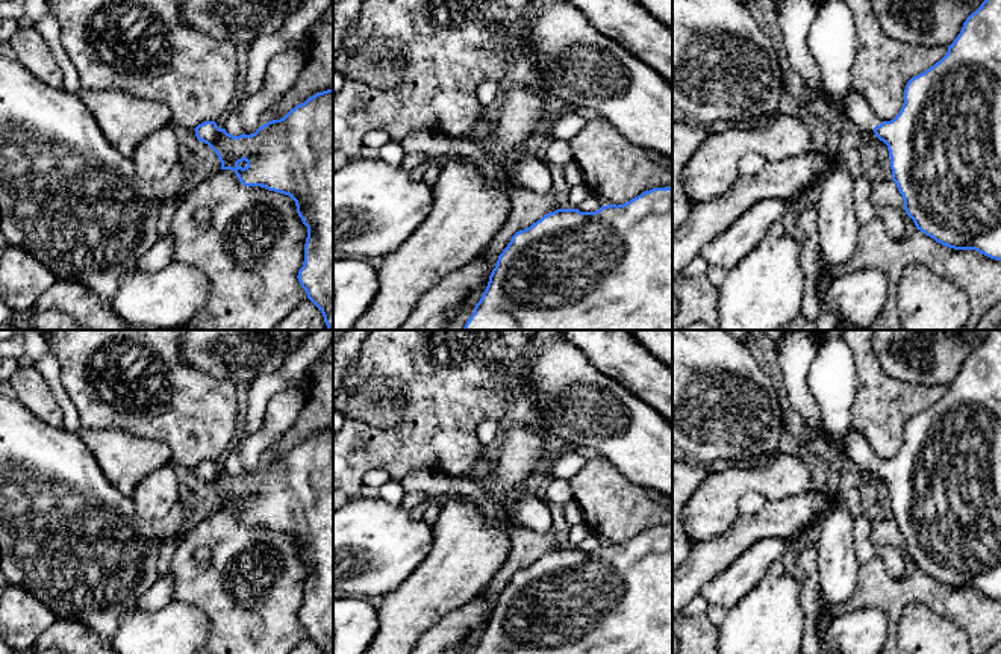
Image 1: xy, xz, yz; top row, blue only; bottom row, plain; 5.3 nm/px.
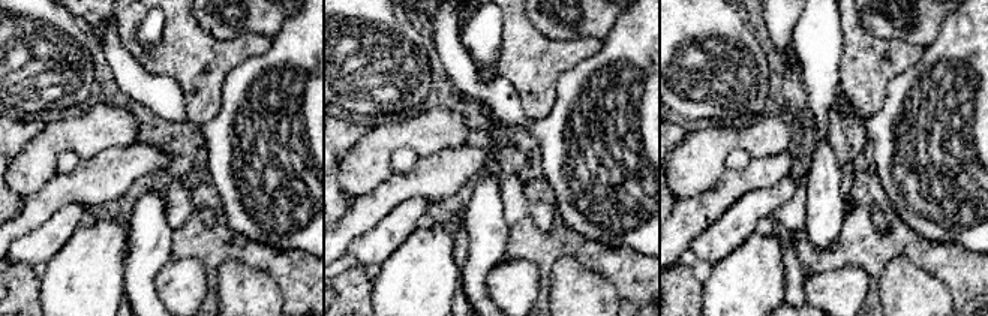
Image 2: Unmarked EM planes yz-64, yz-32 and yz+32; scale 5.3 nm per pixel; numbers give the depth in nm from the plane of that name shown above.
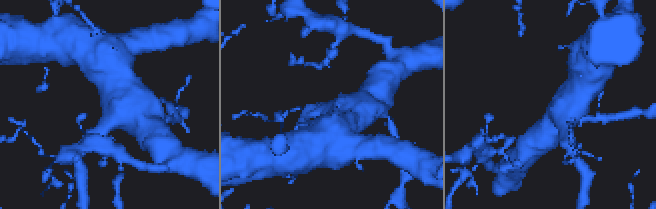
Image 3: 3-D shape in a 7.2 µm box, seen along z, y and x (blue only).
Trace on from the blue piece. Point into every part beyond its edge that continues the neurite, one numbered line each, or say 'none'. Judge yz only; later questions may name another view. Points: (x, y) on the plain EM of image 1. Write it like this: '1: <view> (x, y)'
1: yz (856, 447)

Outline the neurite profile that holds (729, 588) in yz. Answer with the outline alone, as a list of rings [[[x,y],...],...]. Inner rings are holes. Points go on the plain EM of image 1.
[[[807,530],[795,537],[763,537],[751,545],[730,568],[704,584],[700,595],[712,607],[728,612],[769,572],[769,565],[798,547]]]

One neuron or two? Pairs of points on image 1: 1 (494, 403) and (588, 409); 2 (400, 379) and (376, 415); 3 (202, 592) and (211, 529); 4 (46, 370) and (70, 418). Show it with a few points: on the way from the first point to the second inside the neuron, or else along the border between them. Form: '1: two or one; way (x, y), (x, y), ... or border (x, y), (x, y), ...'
1: two; border (524, 355), (506, 368), (506, 380), (520, 391)
2: two; border (352, 417), (377, 427), (396, 427), (400, 423)
3: one; way (217, 577), (220, 544)
4: one; way (53, 382), (67, 406)

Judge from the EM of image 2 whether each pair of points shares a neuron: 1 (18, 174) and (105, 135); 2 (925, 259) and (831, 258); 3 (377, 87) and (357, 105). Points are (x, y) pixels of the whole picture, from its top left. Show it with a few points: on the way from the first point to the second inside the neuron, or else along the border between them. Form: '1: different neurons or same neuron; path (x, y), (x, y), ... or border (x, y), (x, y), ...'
1: same neuron; path (39, 155), (57, 137), (84, 135)
2: same neuron; path (901, 244), (855, 247)
3: same neuron; path (372, 90), (362, 101)

